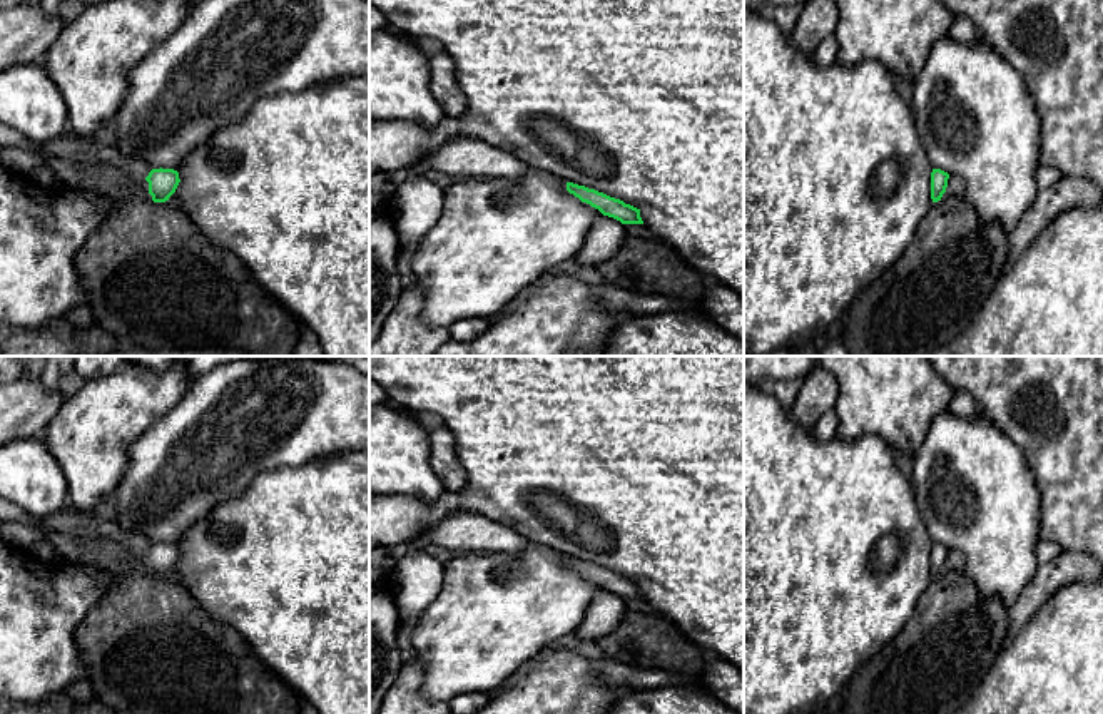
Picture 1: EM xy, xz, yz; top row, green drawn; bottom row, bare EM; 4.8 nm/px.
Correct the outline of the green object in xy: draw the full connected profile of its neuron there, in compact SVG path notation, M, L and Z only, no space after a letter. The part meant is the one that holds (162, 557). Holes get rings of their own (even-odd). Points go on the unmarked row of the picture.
M152 543L145 552L149 557L149 569L154 577L165 577L175 567L180 553L174 543Z

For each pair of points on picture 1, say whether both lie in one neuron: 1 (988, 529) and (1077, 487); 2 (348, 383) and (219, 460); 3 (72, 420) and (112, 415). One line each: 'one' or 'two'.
1: two
2: one
3: one

